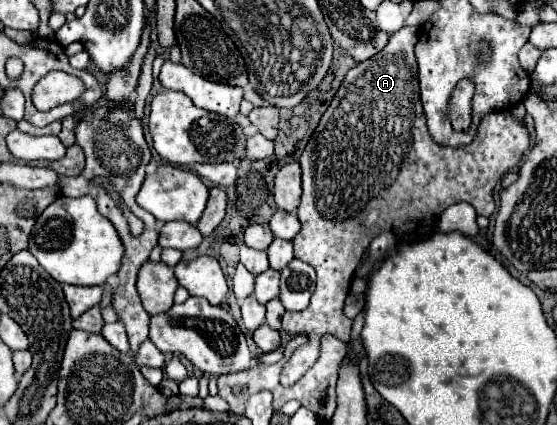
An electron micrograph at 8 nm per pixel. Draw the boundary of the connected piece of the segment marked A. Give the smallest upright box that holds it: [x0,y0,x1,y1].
[282,27,528,343]

